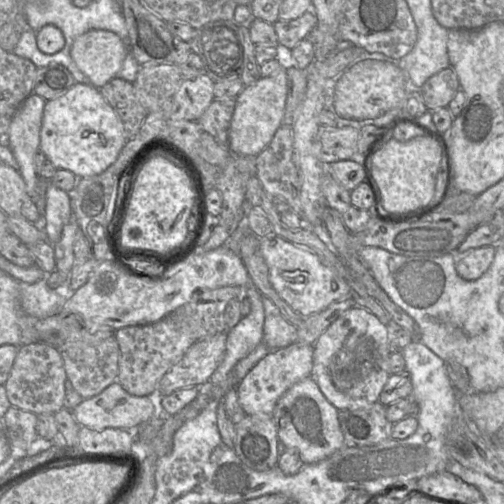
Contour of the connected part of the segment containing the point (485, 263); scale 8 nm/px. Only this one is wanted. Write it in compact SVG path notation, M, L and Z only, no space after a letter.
M484 246L458 253L456 250L456 271L458 275L468 281L480 278L491 266L496 248Z

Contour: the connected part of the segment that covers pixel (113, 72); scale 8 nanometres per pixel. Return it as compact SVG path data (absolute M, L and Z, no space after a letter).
M90 30L75 39L71 57L90 84L100 89L116 77L128 51L117 34Z

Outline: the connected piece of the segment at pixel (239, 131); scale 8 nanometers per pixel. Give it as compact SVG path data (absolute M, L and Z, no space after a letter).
M286 69L276 74L259 78L245 87L236 98L236 105L229 129L228 146L234 154L257 156L271 142L285 117L288 85Z

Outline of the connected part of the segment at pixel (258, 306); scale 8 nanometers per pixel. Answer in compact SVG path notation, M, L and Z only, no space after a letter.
M250 286L246 296L250 301L250 313L236 326L228 329L224 359L208 381L213 385L223 382L236 364L263 341L265 321L263 295L254 286Z

